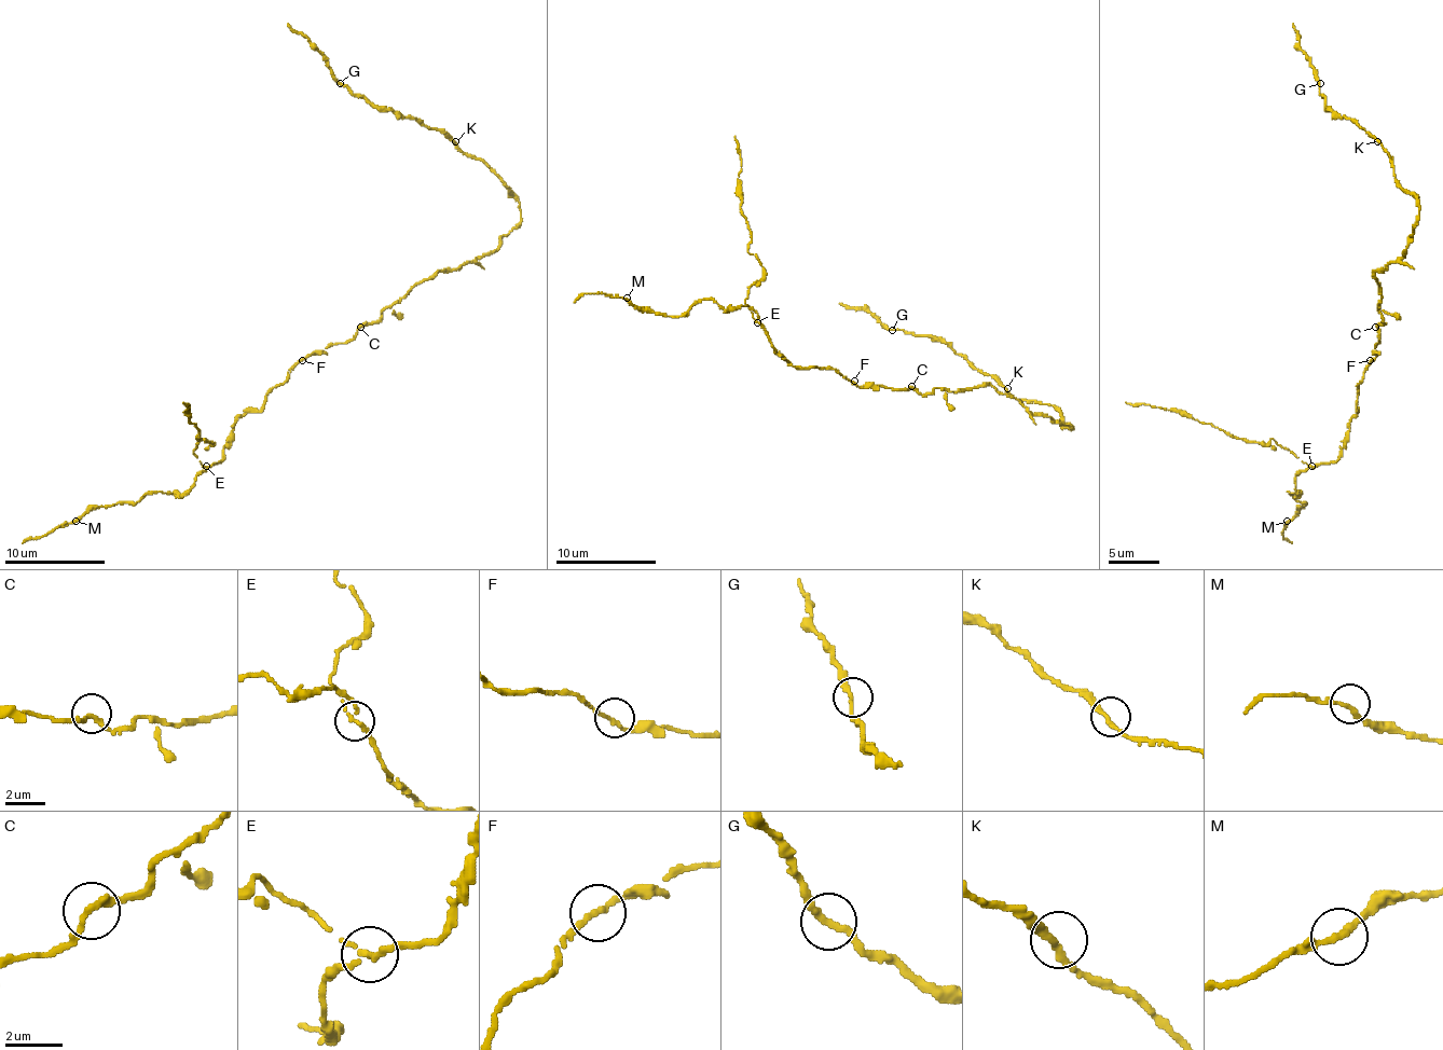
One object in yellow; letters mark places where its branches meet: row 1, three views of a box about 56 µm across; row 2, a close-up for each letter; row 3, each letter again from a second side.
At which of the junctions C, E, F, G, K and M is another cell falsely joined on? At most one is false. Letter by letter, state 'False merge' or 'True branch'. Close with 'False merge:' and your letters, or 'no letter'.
C: True branch
E: False merge
F: True branch
G: True branch
K: True branch
M: True branch
False merge: E

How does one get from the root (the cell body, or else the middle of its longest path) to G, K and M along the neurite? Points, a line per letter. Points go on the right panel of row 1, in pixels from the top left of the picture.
G: (1377, 304), (1375, 272), (1403, 257), (1418, 202), (1396, 181), (1390, 156), (1324, 106), (1320, 83)
K: (1377, 304), (1380, 285), (1375, 272), (1403, 257), (1418, 219), (1418, 202), (1396, 181), (1392, 161), (1377, 141)
M: (1377, 304), (1347, 440), (1294, 478), (1290, 493), (1305, 503), (1287, 521)

